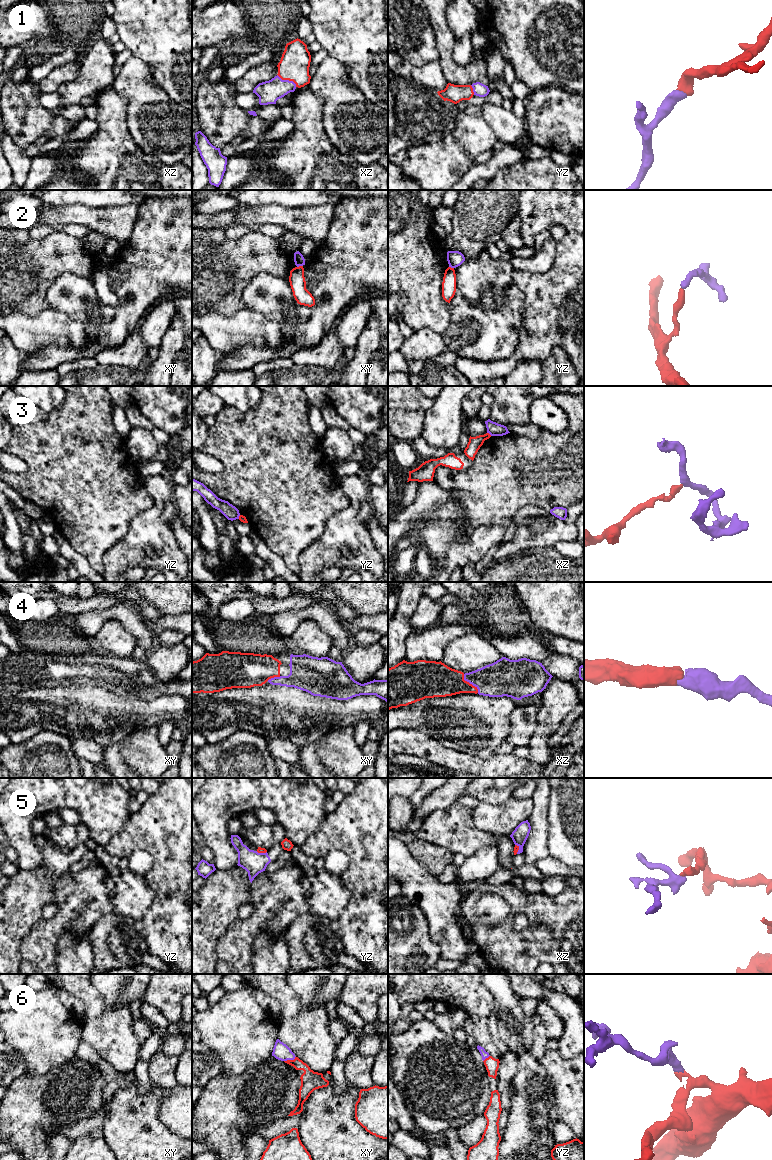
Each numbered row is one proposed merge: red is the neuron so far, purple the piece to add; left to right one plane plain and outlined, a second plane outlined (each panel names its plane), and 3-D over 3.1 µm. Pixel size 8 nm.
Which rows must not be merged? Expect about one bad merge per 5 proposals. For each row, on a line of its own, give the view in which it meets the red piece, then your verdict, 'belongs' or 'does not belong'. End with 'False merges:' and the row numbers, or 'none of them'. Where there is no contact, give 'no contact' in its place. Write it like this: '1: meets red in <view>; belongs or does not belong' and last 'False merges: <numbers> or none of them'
1: meets red in xz; belongs
2: meets red in xy; does not belong
3: meets red in xz; does not belong
4: meets red in xz; belongs
5: meets red in xz; does not belong
6: meets red in xy; belongs
False merges: 2, 3, 5

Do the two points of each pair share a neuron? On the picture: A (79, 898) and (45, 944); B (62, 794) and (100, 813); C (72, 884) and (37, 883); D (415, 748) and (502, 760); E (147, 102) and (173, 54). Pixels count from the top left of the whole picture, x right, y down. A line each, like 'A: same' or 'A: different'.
A: same
B: same
C: different
D: same
E: different

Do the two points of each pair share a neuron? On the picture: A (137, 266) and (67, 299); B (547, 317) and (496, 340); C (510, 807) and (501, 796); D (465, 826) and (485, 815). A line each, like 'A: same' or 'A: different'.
A: same
B: different
C: different
D: different

